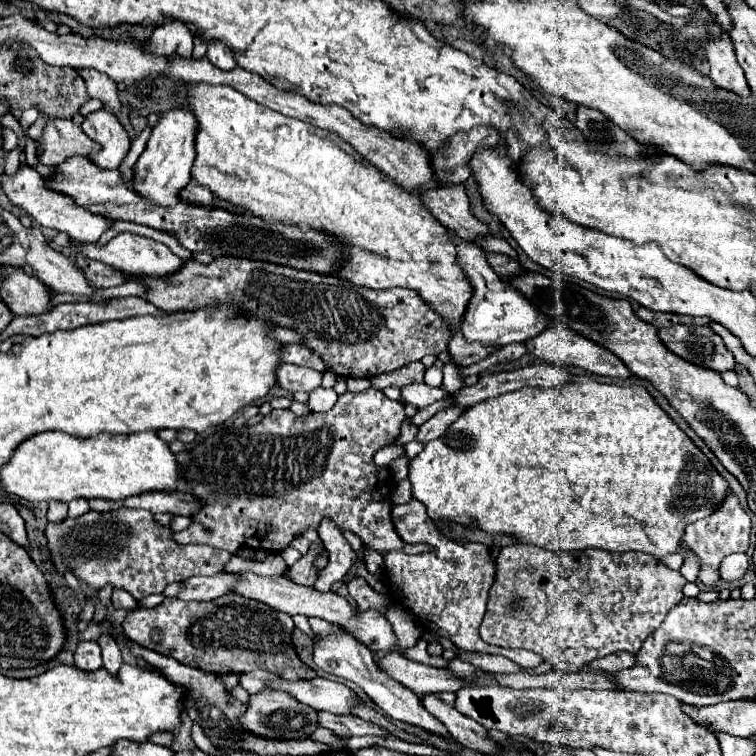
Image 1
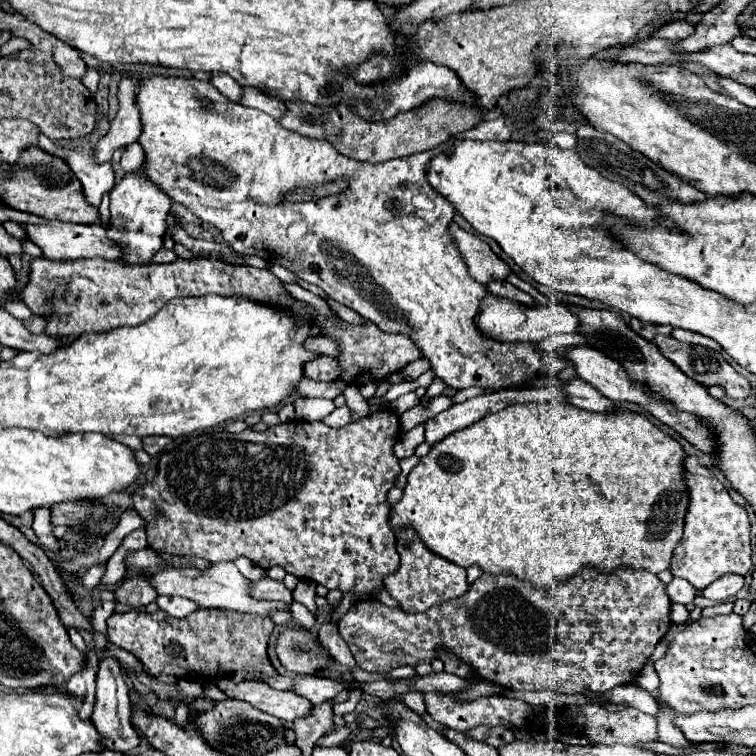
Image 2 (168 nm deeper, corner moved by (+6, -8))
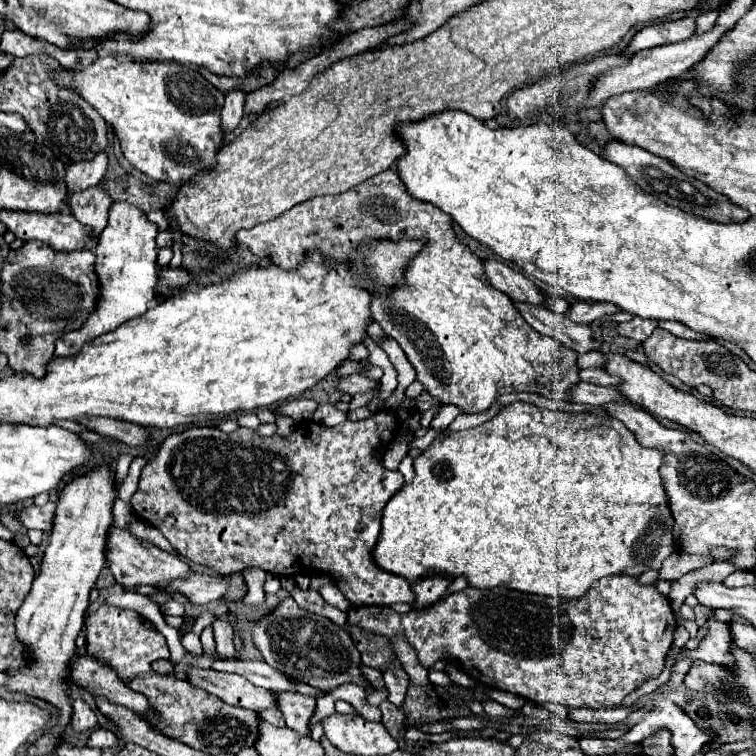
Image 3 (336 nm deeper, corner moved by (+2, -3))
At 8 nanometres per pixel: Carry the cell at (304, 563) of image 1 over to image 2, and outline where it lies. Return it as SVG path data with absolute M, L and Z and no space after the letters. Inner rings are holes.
M260 579L252 583L252 595L256 599L272 599L272 601L286 601L292 603L294 601L294 593L292 589L288 589L284 585L284 581L276 581L276 579Z

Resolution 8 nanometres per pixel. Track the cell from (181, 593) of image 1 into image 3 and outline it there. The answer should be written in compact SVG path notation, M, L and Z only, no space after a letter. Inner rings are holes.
M166 600L162 606L160 606L160 612L164 616L184 616L184 606L178 604L176 600Z

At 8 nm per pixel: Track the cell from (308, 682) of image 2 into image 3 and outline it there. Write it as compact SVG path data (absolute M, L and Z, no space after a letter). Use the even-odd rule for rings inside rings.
M216 658L212 662L214 670L220 672L234 672L244 678L248 678L252 684L262 686L266 690L296 690L296 684L290 682L284 674L280 674L276 668L268 666L262 660L240 660L240 658Z

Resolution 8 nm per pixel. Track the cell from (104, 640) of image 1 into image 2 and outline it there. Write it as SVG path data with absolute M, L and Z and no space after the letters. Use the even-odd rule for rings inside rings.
M104 657L100 661L100 669L98 669L98 677L96 677L96 705L94 705L94 713L92 713L92 721L96 725L96 729L100 731L100 735L104 737L104 745L108 749L120 751L120 753L128 753L132 749L136 749L140 745L140 733L132 727L130 719L126 715L132 715L132 707L130 707L130 697L128 697L128 687L122 679L122 669L120 663L114 657Z

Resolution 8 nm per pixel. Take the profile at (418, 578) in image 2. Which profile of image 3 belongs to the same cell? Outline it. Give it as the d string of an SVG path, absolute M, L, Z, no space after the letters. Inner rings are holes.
M430 576L430 578L422 578L418 582L412 584L412 590L416 594L416 604L418 606L430 606L434 604L448 588L452 580L448 580L446 576Z

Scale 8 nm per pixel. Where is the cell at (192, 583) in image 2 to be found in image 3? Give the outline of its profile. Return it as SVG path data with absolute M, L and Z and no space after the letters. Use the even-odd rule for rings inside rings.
M112 524L108 528L108 548L106 548L106 564L110 566L114 578L122 586L142 586L142 584L156 584L156 582L172 582L174 578L186 578L192 570L184 560L172 556L152 542L136 538L128 526Z

